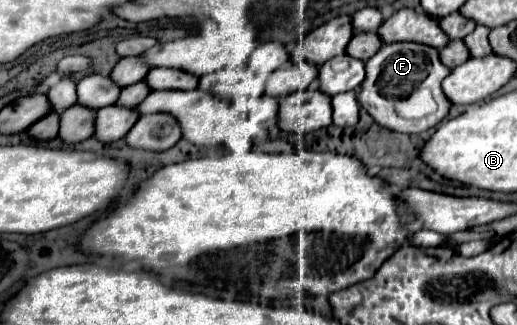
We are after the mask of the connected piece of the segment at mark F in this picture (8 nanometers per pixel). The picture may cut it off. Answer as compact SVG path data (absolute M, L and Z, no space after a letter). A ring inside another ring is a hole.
M388 43L384 45L370 61L366 61L366 81L362 81L362 91L356 93L360 105L374 117L374 121L390 131L398 131L398 133L424 133L432 127L436 127L450 111L452 103L450 99L444 95L442 91L442 81L450 75L450 67L446 67L440 61L440 53L430 47L430 45L422 45L422 43ZM420 87L428 87L432 89L434 101L438 103L438 109L422 119L404 119L398 115L396 111L396 101L410 97L416 89Z

